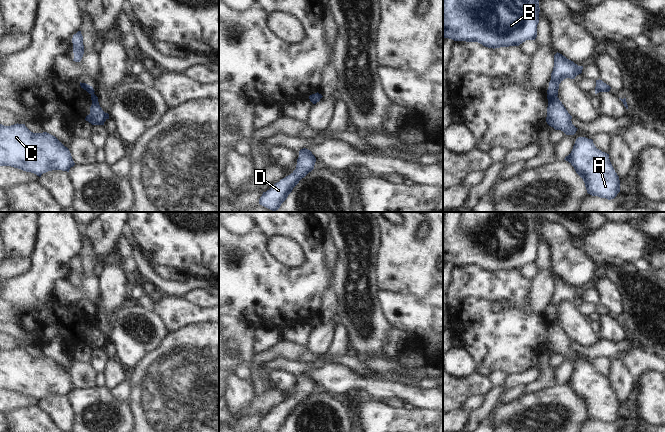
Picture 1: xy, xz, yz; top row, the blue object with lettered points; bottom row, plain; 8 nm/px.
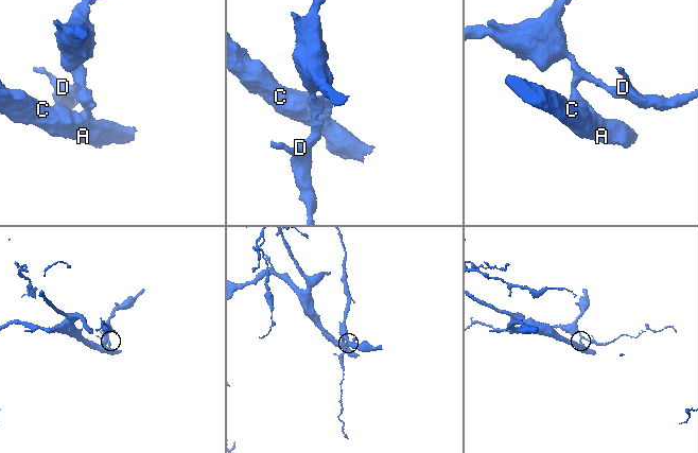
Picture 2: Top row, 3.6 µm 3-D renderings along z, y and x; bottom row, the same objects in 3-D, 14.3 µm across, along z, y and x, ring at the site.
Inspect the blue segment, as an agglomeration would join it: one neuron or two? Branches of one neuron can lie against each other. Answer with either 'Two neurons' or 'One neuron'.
Two neurons

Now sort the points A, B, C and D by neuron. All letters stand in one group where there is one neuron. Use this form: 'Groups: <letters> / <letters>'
Groups: A C / B D

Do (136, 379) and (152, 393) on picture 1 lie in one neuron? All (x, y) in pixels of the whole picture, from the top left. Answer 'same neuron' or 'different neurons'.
same neuron

